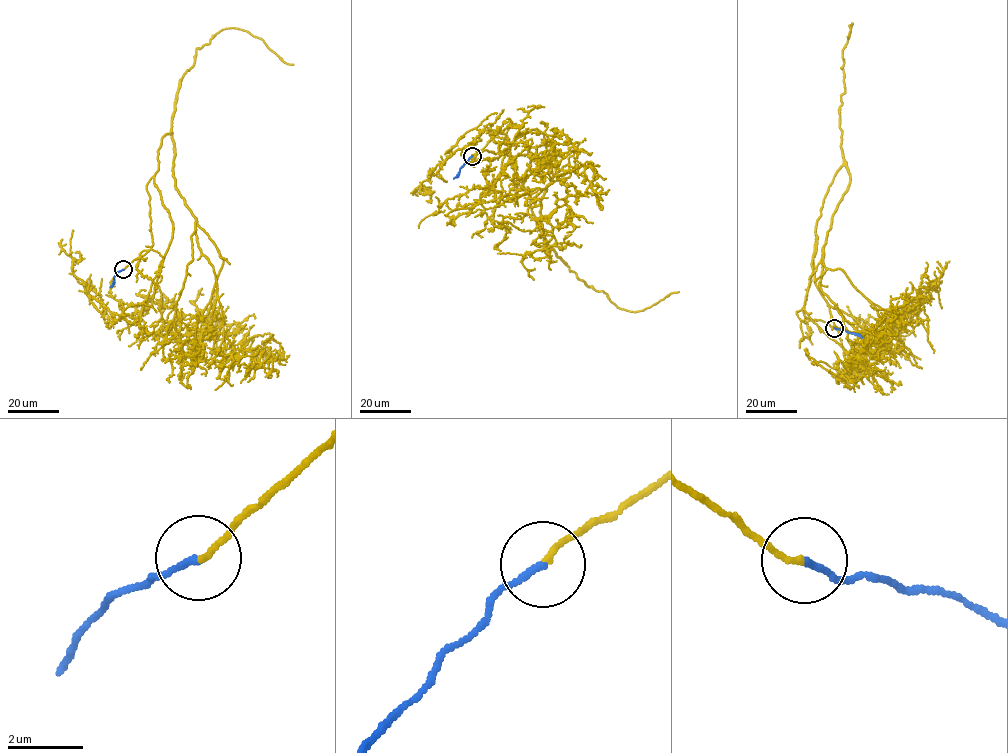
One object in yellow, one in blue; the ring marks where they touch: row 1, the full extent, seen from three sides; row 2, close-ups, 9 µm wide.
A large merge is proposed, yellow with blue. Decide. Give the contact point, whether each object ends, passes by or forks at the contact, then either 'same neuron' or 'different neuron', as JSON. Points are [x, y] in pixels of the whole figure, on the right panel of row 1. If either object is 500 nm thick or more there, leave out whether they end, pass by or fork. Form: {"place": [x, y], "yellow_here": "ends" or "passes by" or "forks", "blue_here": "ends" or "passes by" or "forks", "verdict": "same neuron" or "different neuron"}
{"place": [834, 328], "yellow_here": "ends", "blue_here": "ends", "verdict": "same neuron"}

